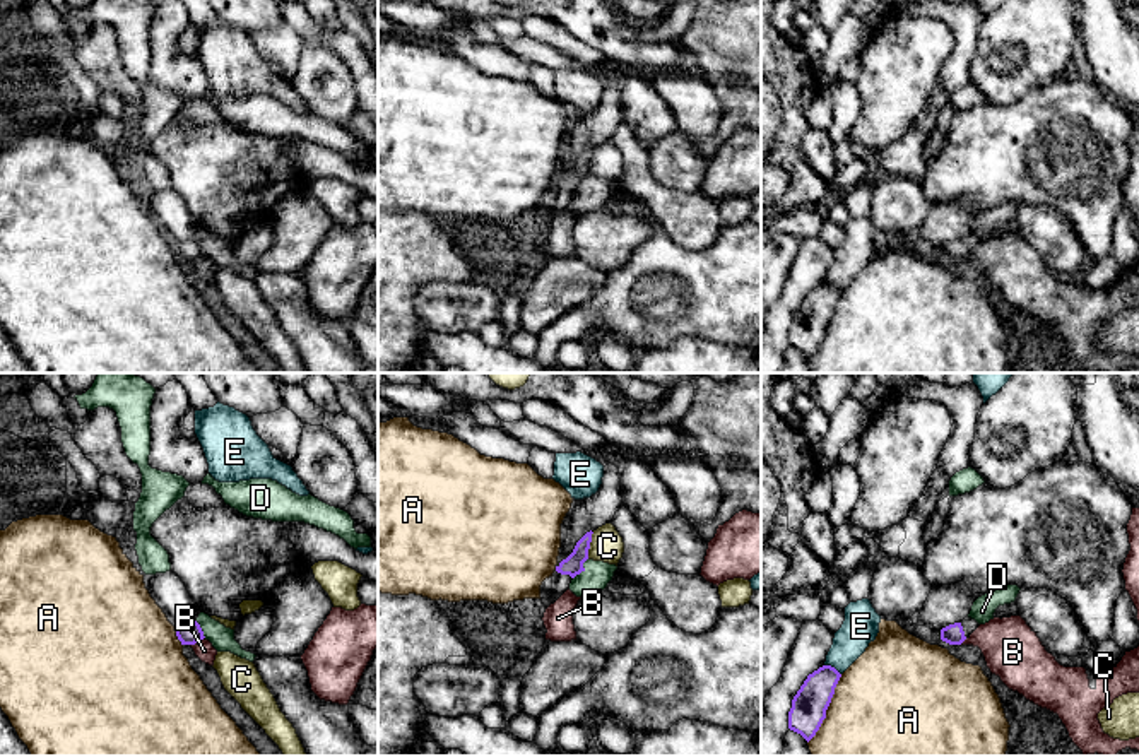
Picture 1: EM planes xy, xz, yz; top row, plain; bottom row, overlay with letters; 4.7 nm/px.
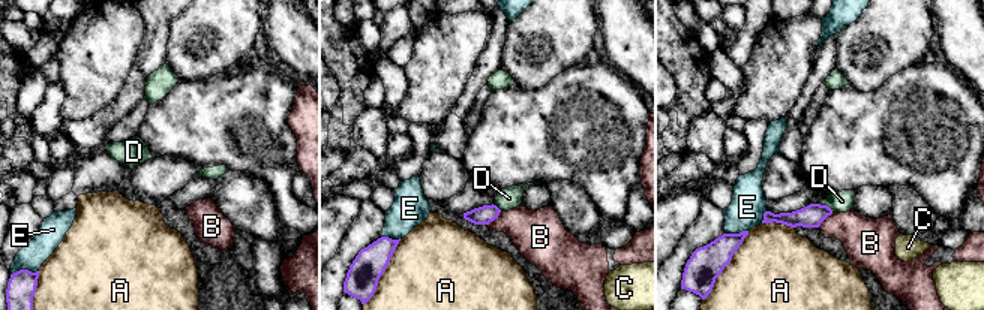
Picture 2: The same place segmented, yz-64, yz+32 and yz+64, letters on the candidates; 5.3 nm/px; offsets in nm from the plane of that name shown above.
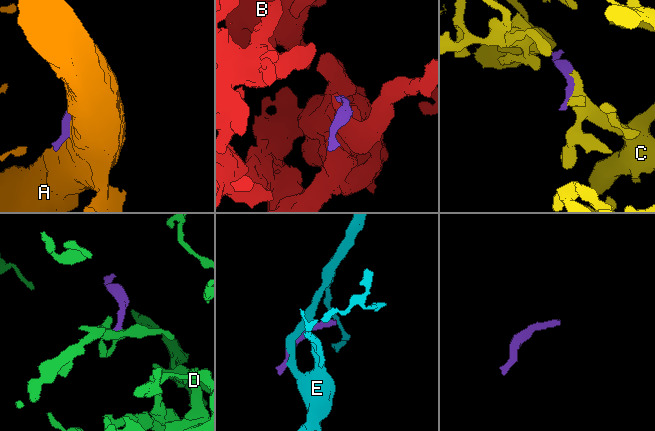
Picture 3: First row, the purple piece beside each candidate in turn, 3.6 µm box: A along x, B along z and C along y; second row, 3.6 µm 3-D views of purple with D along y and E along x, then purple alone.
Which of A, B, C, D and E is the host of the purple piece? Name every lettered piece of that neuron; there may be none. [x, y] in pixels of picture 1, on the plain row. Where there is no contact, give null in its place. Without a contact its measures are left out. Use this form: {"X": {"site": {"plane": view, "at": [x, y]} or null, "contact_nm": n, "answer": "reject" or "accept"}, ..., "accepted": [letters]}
{"A": {"site": {"plane": "yz", "at": [826, 325]}, "contact_nm": 360, "answer": "reject"}, "B": {"site": {"plane": "xy", "at": [197, 257]}, "contact_nm": 80, "answer": "reject"}, "C": {"site": {"plane": "xz", "at": [589, 163]}, "contact_nm": 130, "answer": "reject"}, "D": {"site": {"plane": "xz", "at": [584, 185]}, "contact_nm": 120, "answer": "reject"}, "E": {"site": {"plane": "yz", "at": [833, 284]}, "contact_nm": 90, "answer": "reject"}, "accepted": []}

